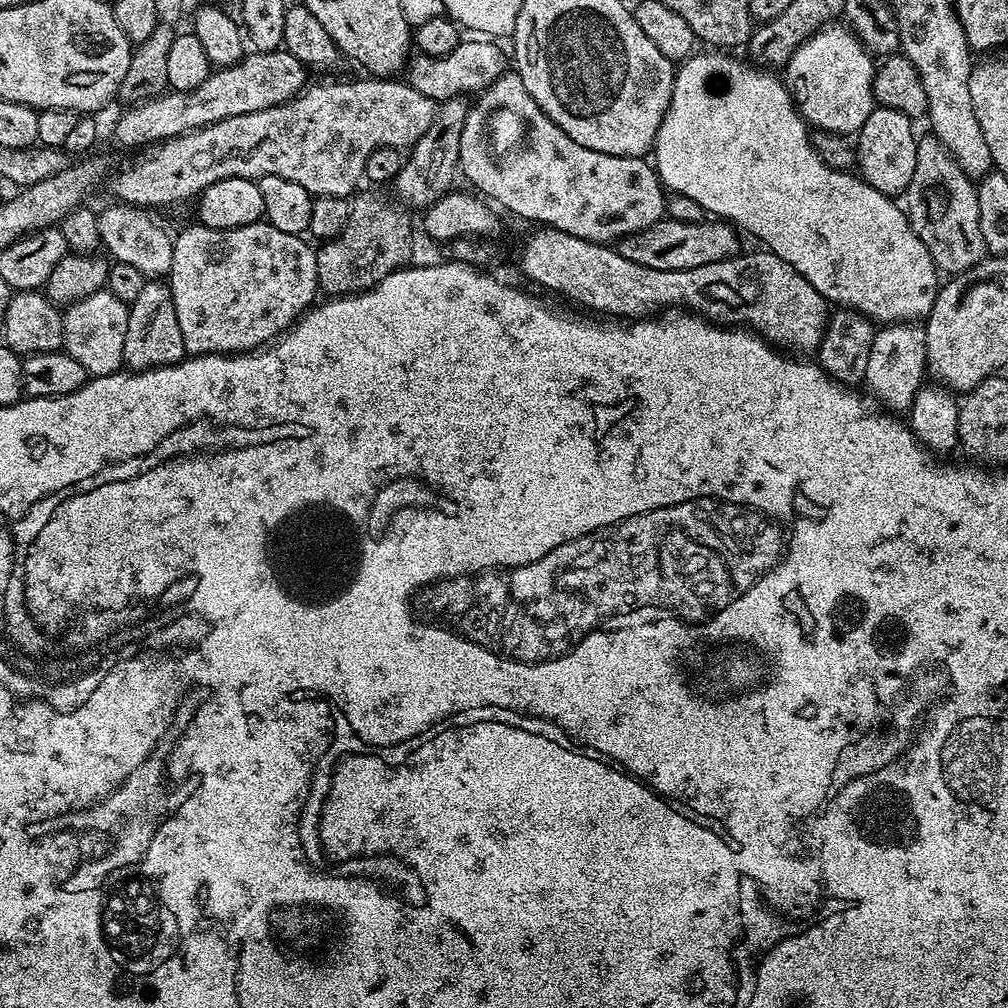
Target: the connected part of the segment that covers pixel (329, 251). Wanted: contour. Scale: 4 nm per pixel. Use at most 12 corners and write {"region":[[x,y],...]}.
{"region":[[379,191],[315,249],[325,297],[367,292],[412,256],[409,209]]}

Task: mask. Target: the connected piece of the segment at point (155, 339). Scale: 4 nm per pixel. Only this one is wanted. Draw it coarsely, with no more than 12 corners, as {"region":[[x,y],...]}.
{"region":[[149,279],[129,307],[124,364],[185,359],[172,290]]}

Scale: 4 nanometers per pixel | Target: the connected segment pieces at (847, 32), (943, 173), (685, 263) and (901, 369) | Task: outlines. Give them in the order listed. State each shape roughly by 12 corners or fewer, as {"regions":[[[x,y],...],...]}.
{"regions":[[[833,22],[782,69],[805,124],[856,134],[874,107],[872,53]],[[917,139],[905,215],[948,276],[988,251],[977,185]],[[719,218],[654,226],[615,241],[650,270],[686,270],[741,251]],[[923,327],[877,331],[864,384],[904,414],[925,383]]]}

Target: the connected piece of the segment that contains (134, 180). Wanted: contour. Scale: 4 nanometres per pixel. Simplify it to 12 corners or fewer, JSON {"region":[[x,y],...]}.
{"region":[[396,78],[313,83],[157,143],[115,199],[191,201],[239,176],[351,197],[437,101]]}

